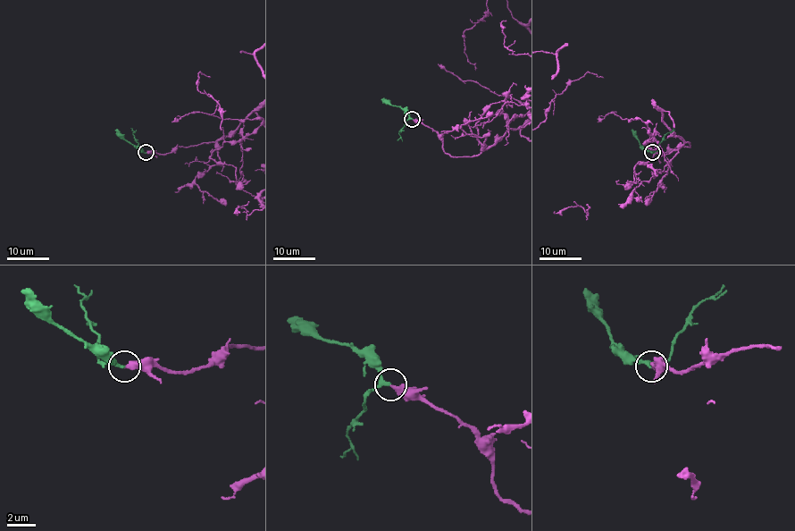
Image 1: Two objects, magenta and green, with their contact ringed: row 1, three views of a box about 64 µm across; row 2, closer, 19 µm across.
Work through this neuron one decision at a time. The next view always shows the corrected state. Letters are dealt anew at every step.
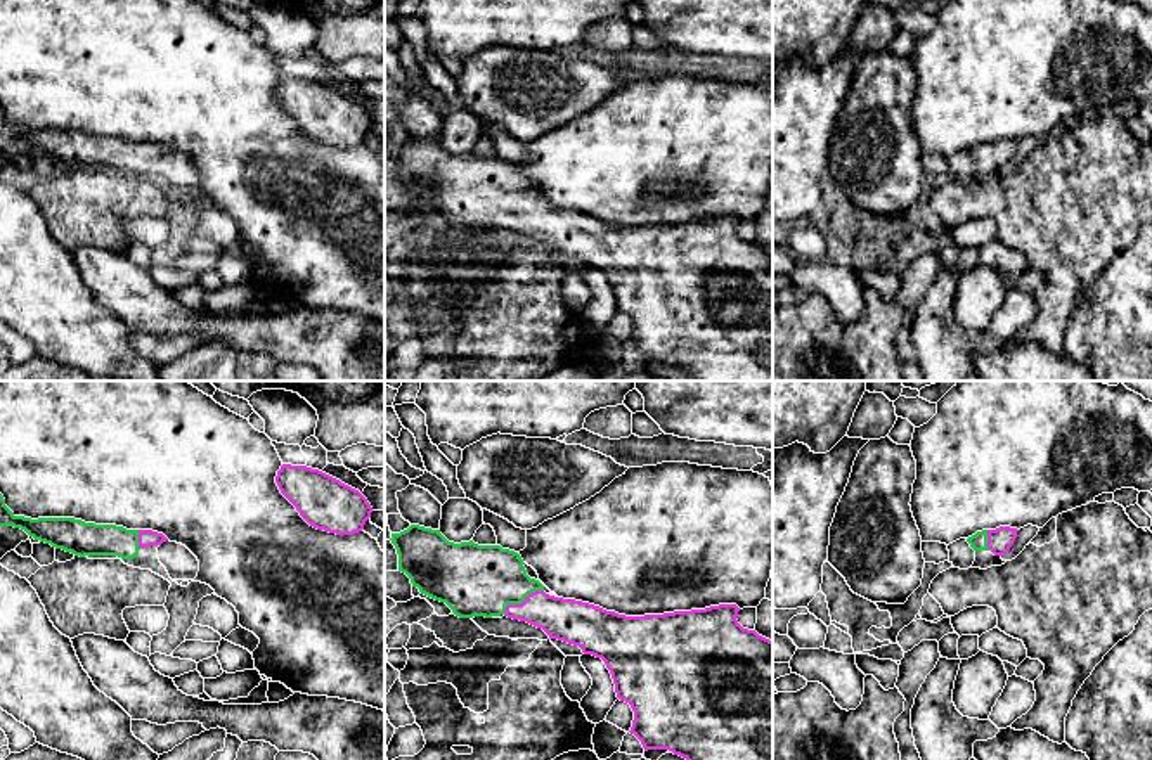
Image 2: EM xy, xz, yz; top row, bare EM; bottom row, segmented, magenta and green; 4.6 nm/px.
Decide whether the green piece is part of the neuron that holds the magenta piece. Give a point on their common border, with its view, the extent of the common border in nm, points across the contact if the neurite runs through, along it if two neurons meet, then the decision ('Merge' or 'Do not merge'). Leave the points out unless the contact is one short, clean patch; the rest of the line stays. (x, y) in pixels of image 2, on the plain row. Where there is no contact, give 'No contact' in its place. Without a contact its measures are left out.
Touches magenta at xz (522, 215). Shared border 220 nm. Path across: xz (569, 232), (522, 215), (496, 194), (473, 193). Merge

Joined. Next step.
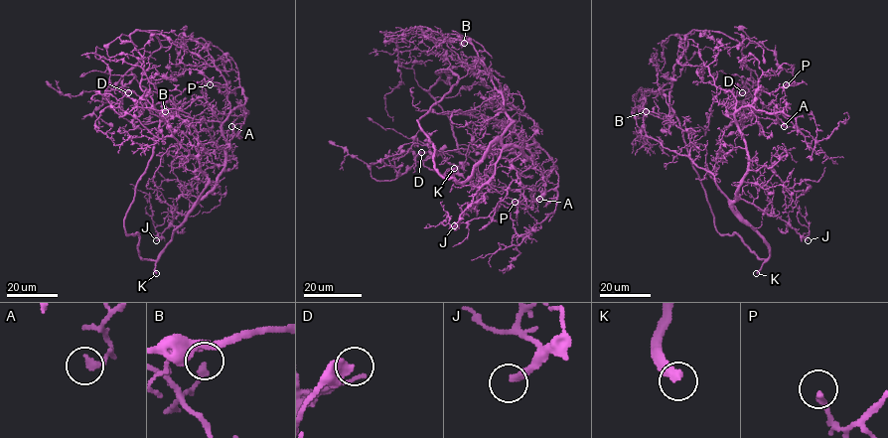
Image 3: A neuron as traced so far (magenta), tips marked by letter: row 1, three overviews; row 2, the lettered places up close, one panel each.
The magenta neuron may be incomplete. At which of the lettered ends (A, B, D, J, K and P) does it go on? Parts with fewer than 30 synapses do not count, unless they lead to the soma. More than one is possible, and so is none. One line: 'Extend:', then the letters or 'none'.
Extend: J, K

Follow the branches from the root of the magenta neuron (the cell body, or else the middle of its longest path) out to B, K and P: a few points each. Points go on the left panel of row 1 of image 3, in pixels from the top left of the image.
B: (184, 49), (161, 34), (130, 35), (144, 64), (140, 87), (169, 124), (150, 112), (165, 111)
K: (184, 49), (185, 65), (214, 67), (226, 84), (225, 167), (174, 231), (155, 264), (156, 273)
P: (184, 49), (185, 65), (208, 64), (220, 72), (230, 109), (244, 103), (240, 87), (229, 93), (210, 84)

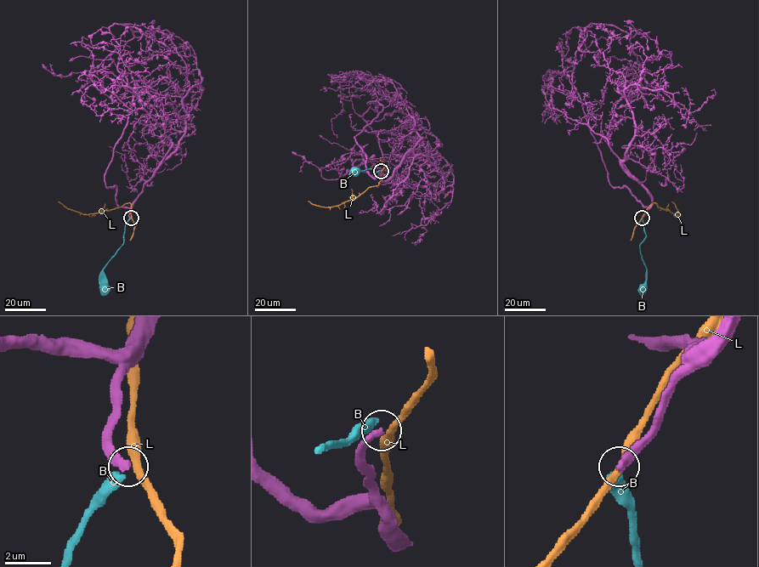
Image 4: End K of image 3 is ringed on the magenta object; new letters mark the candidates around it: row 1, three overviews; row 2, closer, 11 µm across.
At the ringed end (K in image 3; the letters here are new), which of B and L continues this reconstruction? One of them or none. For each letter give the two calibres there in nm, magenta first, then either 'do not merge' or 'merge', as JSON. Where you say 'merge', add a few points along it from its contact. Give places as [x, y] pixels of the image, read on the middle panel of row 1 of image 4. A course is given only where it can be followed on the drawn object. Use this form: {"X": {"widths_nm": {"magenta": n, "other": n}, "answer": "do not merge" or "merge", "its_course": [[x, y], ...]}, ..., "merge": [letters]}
{"B": {"widths_nm": {"magenta": 360, "other": 480}, "answer": "do not merge"}, "L": {"widths_nm": {"magenta": 380, "other": 380}, "answer": "do not merge"}, "merge": []}

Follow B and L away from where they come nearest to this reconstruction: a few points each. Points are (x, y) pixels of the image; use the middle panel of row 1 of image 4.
B: (380, 171), (374, 174), (372, 169), (360, 171), (354, 176), (354, 170)
L: (381, 171), (377, 185), (368, 188), (349, 201), (330, 206), (317, 206), (308, 201)

